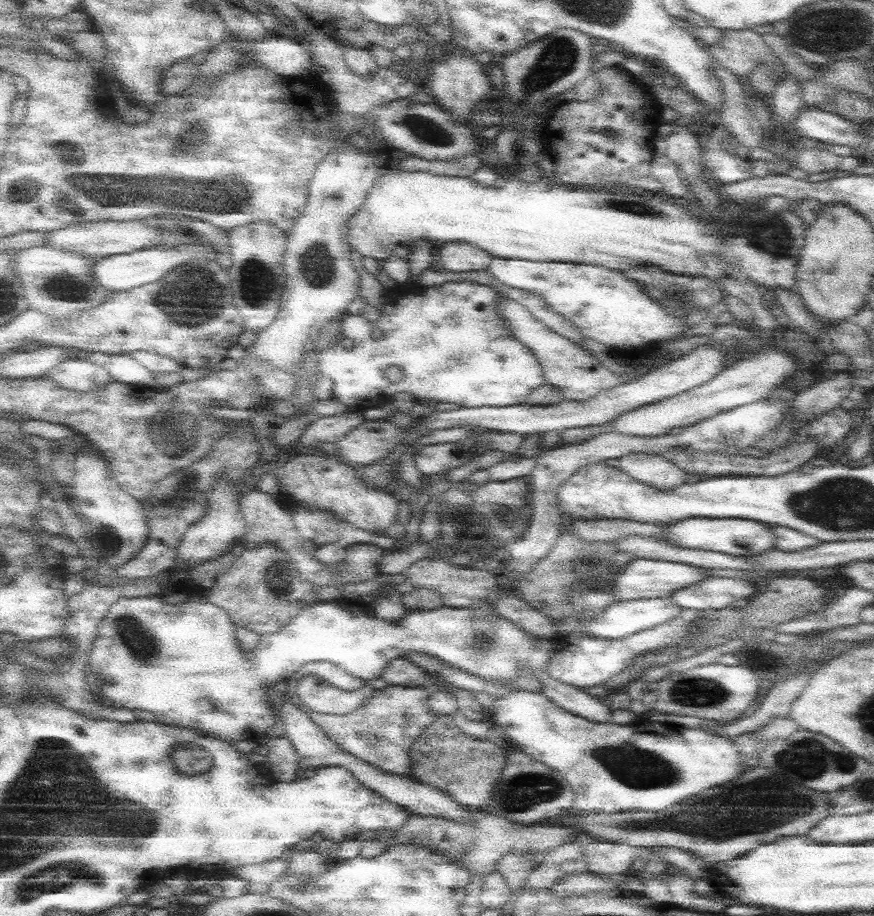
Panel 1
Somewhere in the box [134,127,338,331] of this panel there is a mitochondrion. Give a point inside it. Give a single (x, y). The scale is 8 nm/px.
(185, 299)

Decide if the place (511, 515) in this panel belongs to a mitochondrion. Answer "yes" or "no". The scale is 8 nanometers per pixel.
yes

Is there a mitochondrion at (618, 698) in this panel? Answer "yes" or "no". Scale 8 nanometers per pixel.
no

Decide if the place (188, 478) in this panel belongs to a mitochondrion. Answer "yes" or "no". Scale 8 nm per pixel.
yes

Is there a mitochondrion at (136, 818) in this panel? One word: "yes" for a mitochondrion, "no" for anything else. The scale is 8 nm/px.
yes

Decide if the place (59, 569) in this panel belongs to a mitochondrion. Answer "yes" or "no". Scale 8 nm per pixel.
no

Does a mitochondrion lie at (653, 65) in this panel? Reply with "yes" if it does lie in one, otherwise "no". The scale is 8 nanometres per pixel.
no

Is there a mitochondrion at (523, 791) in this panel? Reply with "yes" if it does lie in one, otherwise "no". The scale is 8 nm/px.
yes

